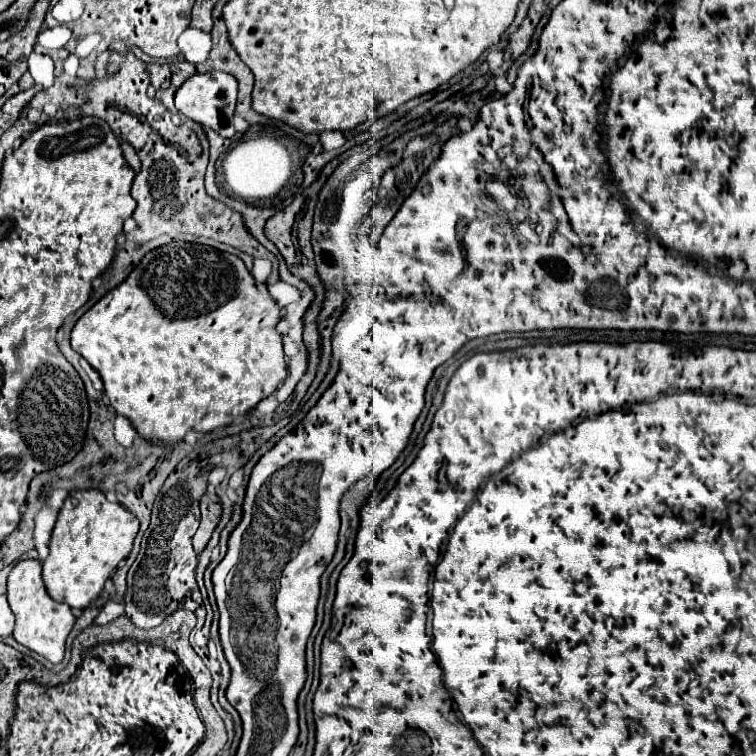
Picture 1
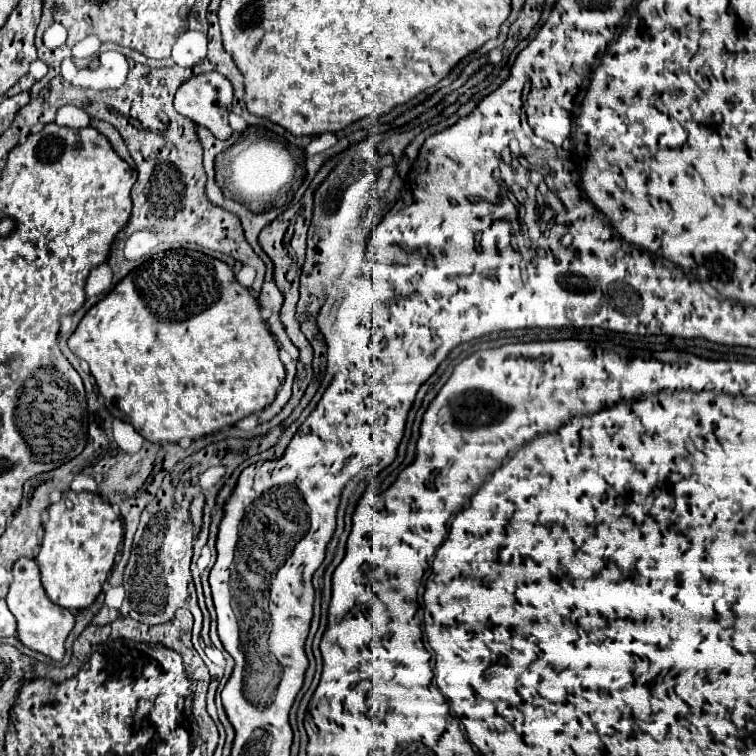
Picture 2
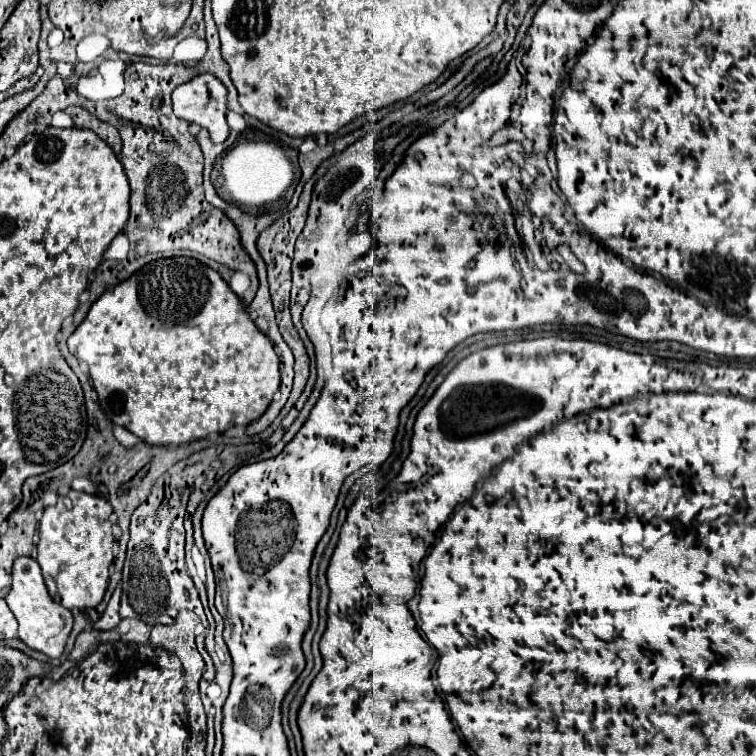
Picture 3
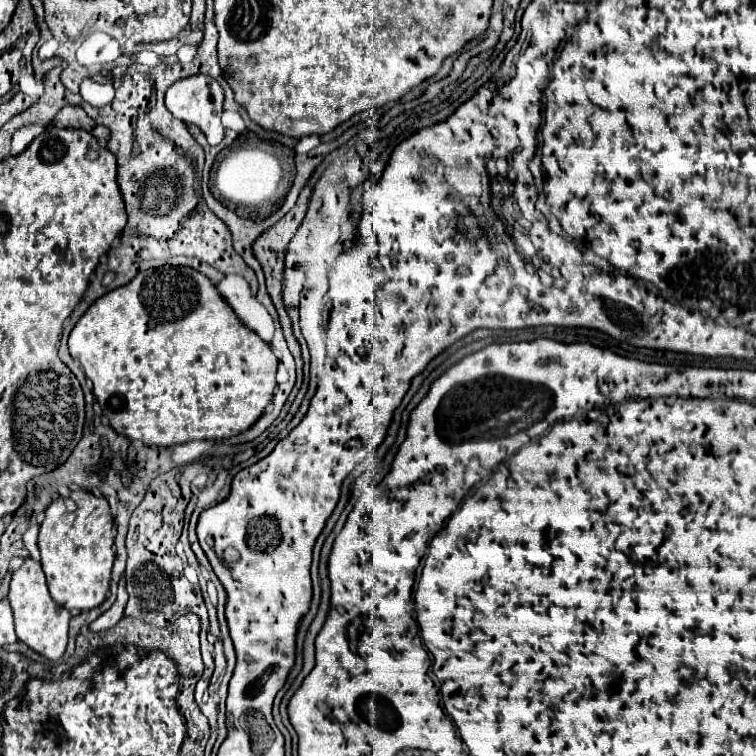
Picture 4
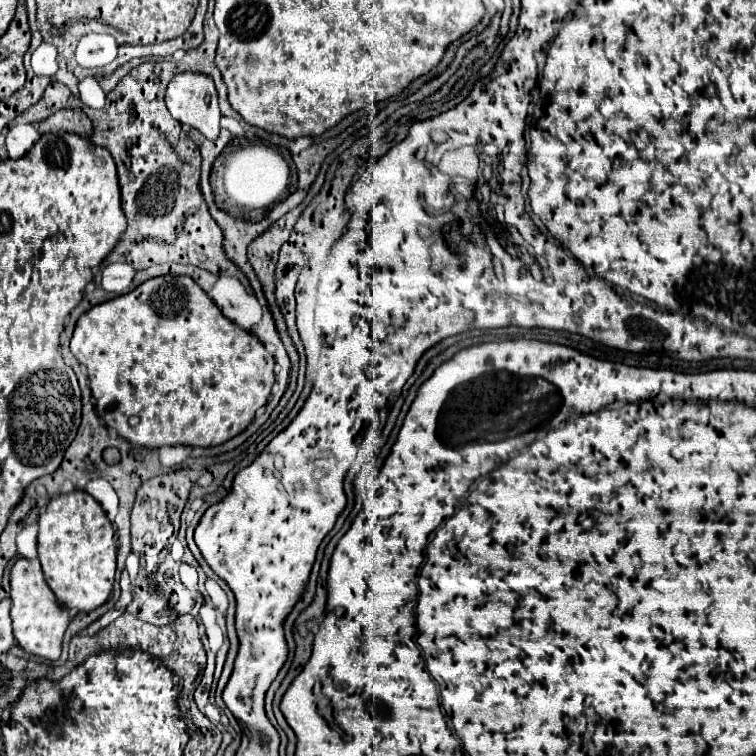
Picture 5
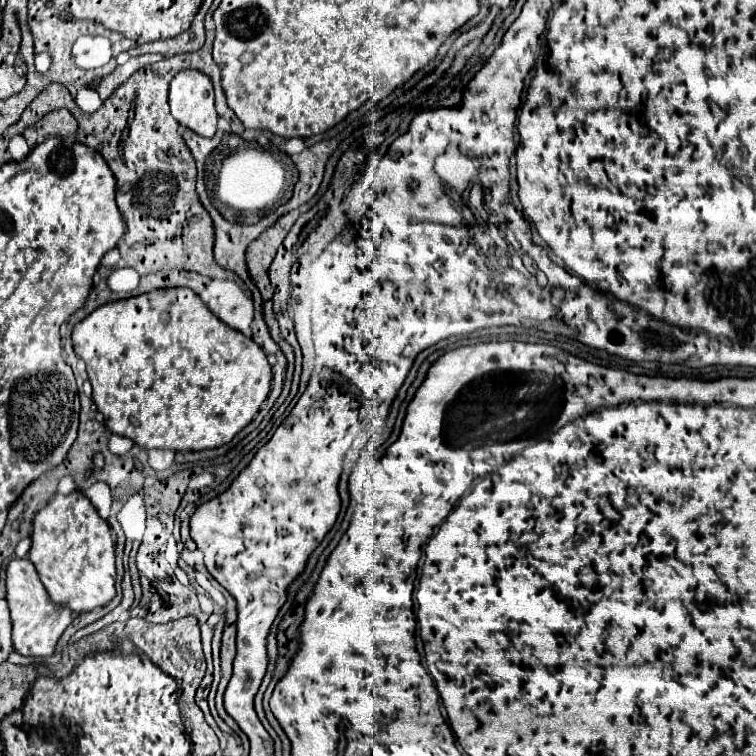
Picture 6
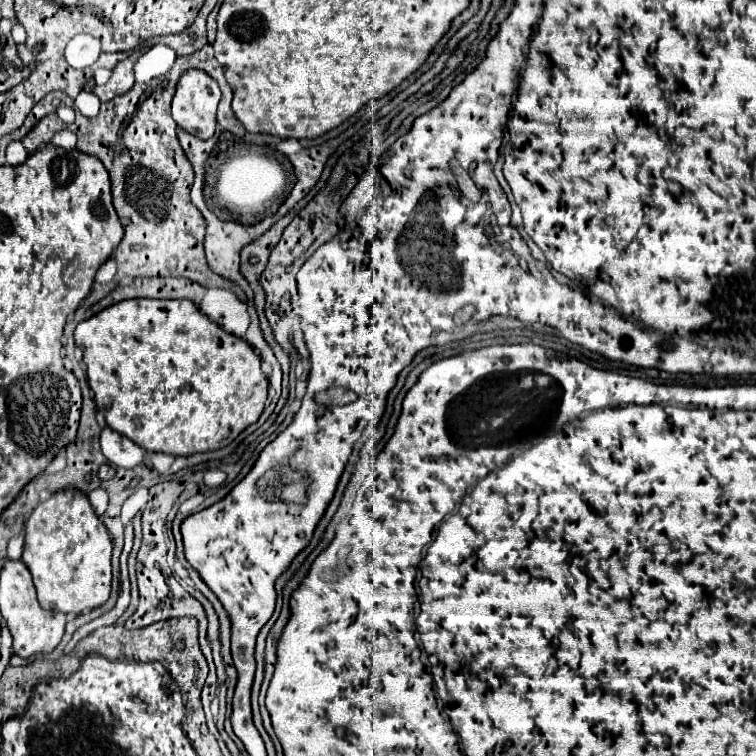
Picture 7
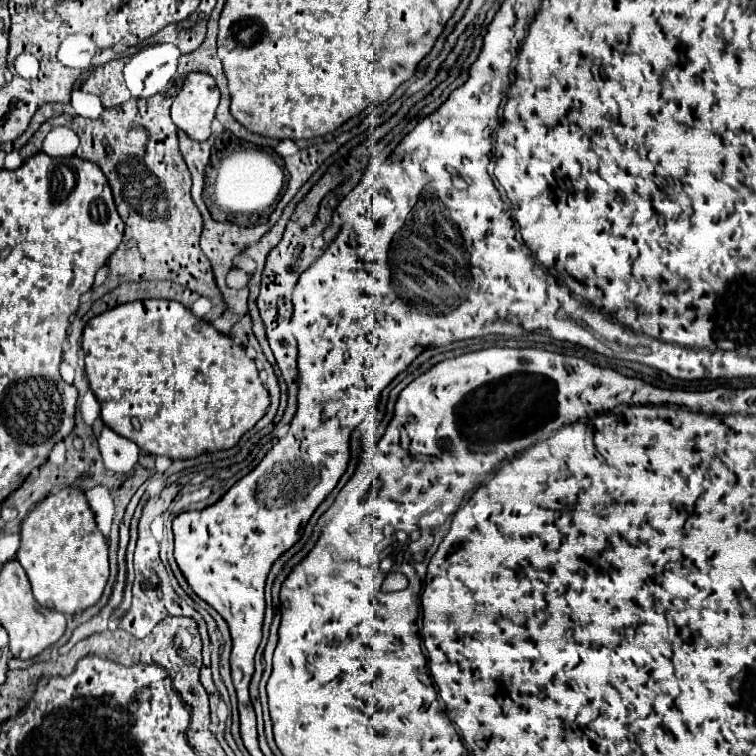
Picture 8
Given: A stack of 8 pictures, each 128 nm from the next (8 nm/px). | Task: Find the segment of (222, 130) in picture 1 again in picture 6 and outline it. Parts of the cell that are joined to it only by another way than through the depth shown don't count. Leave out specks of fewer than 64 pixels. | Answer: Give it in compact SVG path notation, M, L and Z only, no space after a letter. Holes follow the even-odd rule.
M182 70L170 82L168 102L172 116L204 138L216 134L218 114L214 108L214 88L206 74Z

